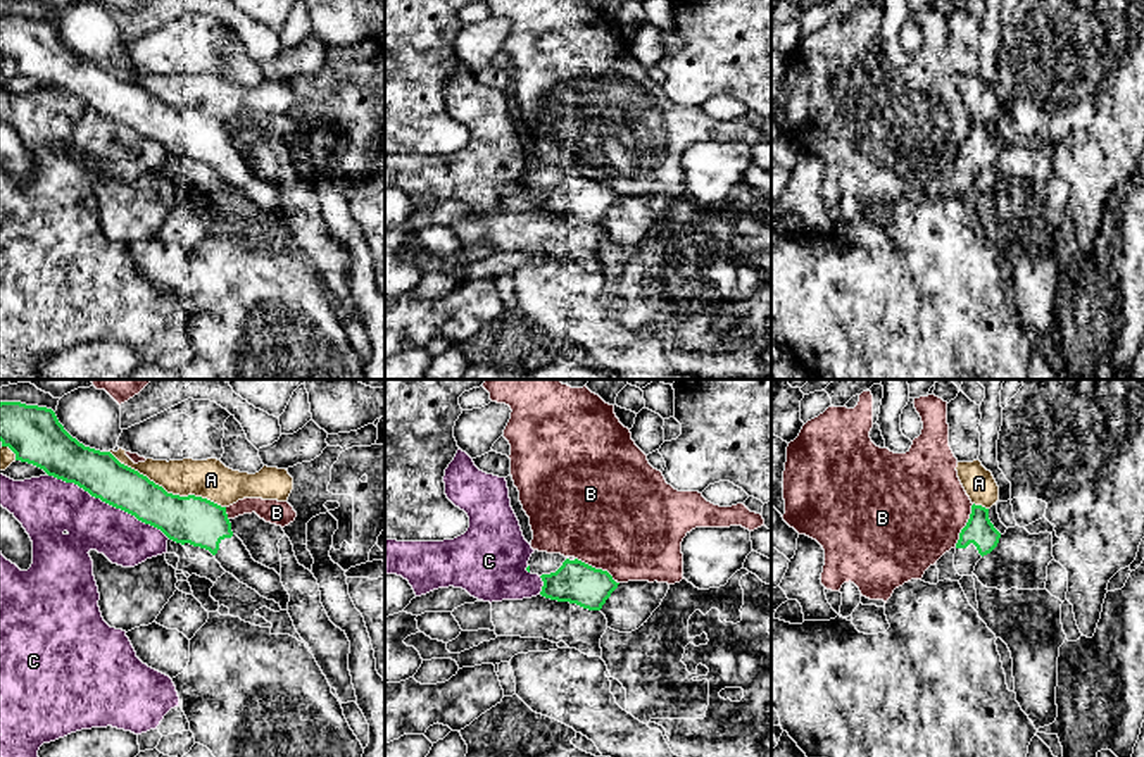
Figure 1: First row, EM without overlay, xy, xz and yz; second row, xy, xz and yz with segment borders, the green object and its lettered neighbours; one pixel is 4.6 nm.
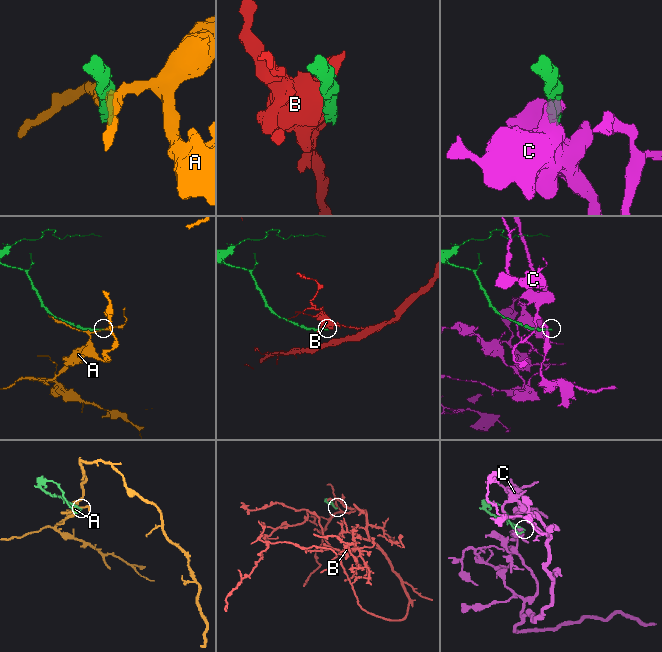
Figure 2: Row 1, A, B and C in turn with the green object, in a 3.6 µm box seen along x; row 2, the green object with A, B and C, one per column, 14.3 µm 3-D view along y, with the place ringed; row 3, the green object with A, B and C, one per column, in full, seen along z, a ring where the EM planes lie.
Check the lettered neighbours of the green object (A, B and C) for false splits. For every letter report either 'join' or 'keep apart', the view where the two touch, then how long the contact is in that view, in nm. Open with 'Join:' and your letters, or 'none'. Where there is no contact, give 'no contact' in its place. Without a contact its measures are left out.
Join: none
A: keep apart | xy | 600 nm
B: keep apart | xz | 220 nm
C: keep apart | xy | 650 nm

